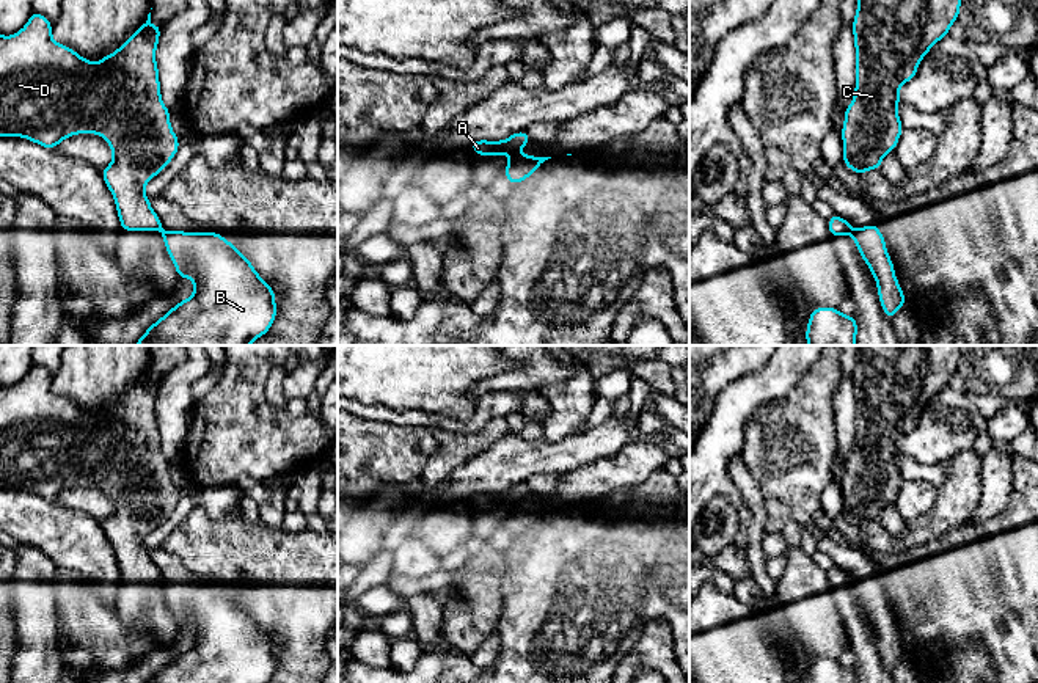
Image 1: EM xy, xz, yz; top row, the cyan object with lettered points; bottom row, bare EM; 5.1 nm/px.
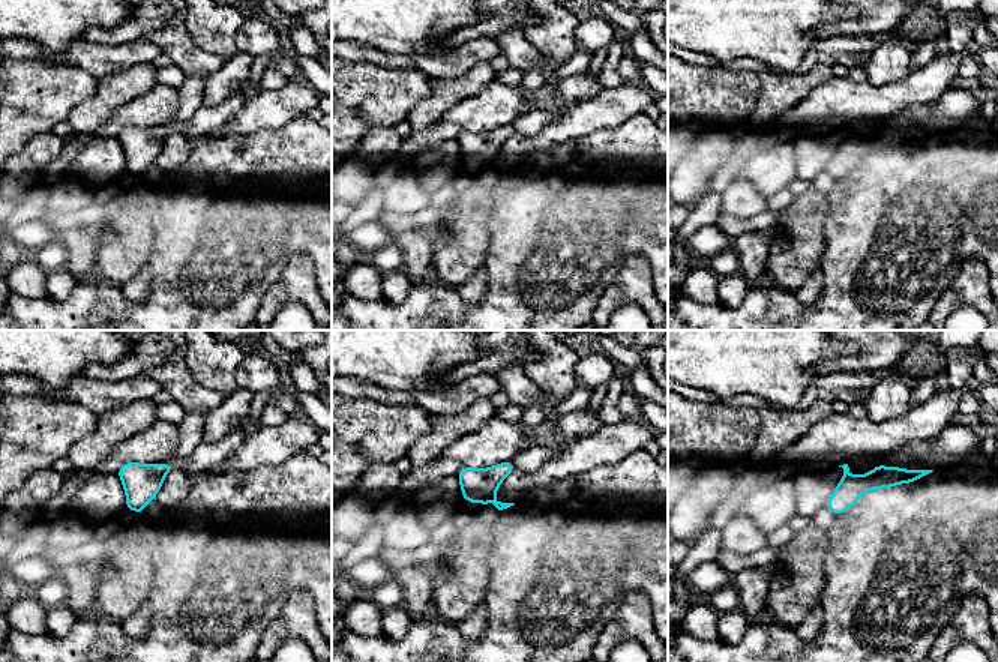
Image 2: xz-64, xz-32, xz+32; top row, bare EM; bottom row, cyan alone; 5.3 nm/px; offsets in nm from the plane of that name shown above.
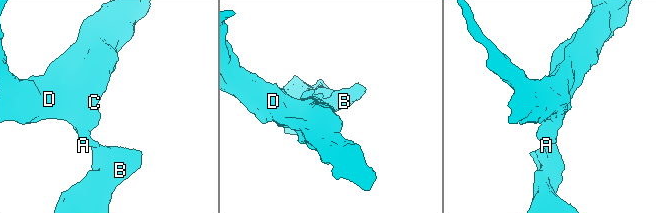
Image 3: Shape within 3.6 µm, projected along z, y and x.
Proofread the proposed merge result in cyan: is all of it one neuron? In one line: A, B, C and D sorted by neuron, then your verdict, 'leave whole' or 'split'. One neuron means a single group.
A C D / B; split

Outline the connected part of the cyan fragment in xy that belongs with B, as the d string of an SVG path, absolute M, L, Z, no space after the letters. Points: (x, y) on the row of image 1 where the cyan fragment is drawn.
M162 231L162 237L177 278L190 276L195 292L152 323L133 345L250 345L270 330L276 319L275 292L229 240L220 232Z

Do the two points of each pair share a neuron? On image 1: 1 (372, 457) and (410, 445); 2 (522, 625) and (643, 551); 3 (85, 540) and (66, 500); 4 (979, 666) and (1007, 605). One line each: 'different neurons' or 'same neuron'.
1: same neuron
2: same neuron
3: different neurons
4: different neurons

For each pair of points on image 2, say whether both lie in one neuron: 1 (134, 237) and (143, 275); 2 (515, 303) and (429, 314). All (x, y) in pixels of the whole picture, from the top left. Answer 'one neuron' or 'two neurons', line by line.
1: two neurons
2: one neuron

